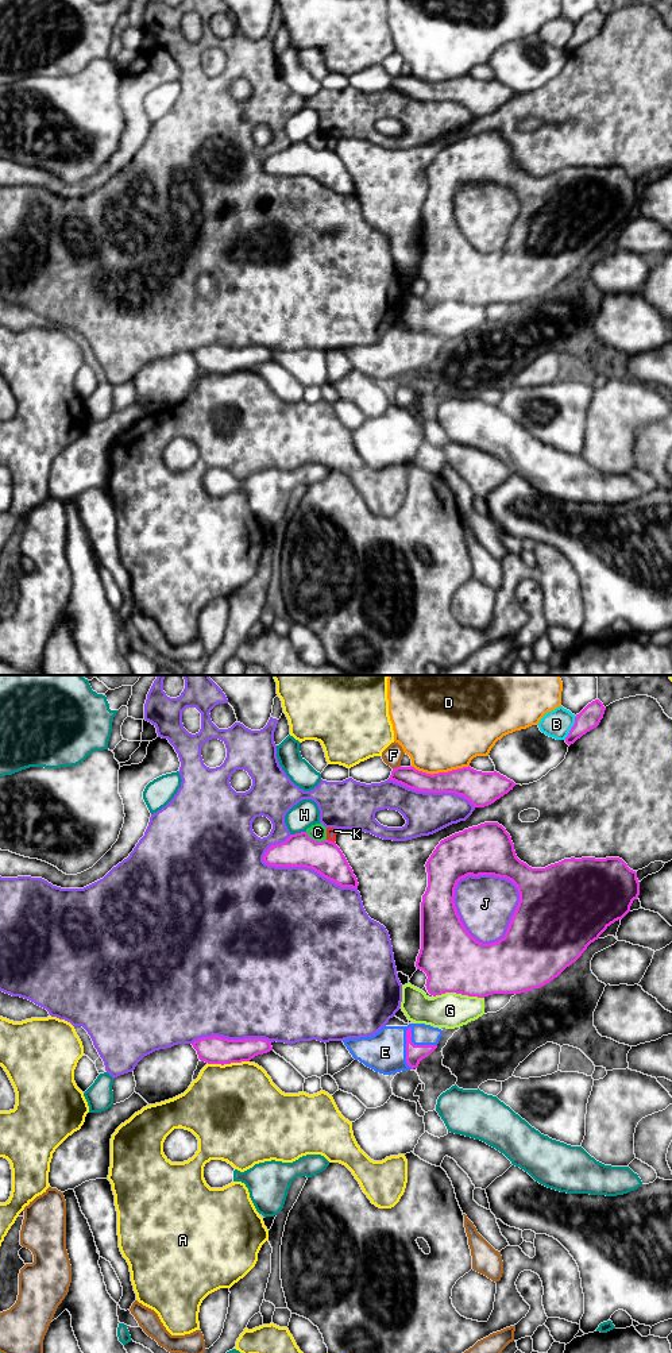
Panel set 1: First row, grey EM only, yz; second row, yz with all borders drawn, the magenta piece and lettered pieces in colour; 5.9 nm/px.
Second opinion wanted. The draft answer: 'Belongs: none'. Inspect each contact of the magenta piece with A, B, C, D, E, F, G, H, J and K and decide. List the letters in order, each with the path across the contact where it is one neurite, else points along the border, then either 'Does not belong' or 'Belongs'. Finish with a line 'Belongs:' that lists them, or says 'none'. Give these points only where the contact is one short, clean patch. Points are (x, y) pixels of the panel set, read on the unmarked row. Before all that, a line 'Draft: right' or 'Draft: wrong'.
Draft: wrong
A: Does not belong
B: Does not belong
C: Does not belong
D: Does not belong
E: Path across: yz (414, 362), (406, 357), (394, 357), (385, 361). Belongs
F: Boundary: yz (400, 74), (393, 77). Does not belong
G: Does not belong
H: Does not belong
J: Does not belong
K: Does not belong
Belongs: E

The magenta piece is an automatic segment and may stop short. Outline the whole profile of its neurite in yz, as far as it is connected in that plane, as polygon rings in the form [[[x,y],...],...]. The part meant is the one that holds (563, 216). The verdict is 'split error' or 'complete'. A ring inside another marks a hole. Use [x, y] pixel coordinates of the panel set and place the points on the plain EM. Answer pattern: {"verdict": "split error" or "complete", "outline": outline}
{"verdict": "complete", "outline": [[[484,131],[455,142],[436,155],[426,173],[428,196],[421,211],[421,258],[416,275],[426,282],[430,304],[456,301],[484,307],[493,302],[521,302],[540,297],[575,271],[587,255],[615,230],[622,228],[640,204],[637,181],[619,166],[564,167],[545,177],[532,177],[521,170],[506,138],[498,131]],[[494,184],[511,189],[520,201],[518,215],[503,247],[491,253],[476,250],[464,236],[455,216],[455,197],[460,188]]]}

